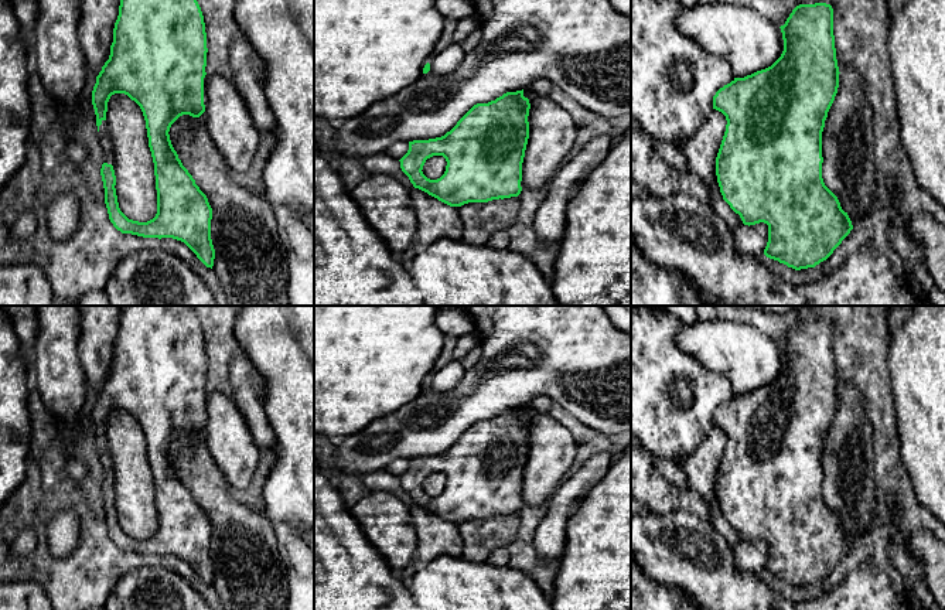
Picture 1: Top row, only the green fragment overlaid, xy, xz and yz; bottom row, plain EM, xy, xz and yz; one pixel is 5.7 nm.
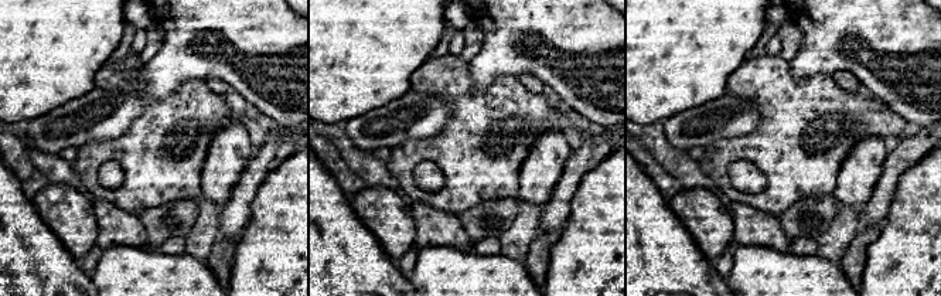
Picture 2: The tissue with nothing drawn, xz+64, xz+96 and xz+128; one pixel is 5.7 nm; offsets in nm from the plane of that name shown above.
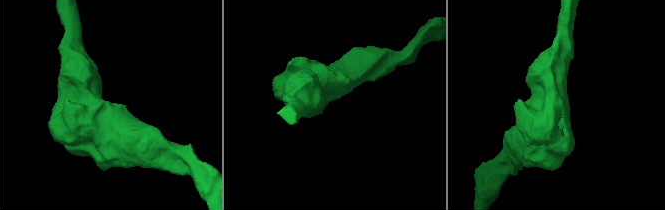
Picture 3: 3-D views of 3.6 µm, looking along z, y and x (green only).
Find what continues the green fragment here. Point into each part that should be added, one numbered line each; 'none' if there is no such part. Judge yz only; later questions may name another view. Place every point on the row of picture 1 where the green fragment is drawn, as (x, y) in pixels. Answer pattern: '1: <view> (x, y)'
none

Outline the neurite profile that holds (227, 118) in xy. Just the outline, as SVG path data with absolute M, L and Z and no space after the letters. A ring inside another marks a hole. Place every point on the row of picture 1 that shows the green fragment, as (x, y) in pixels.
M209 76L205 125L218 151L235 173L246 171L253 163L262 133L231 78Z

